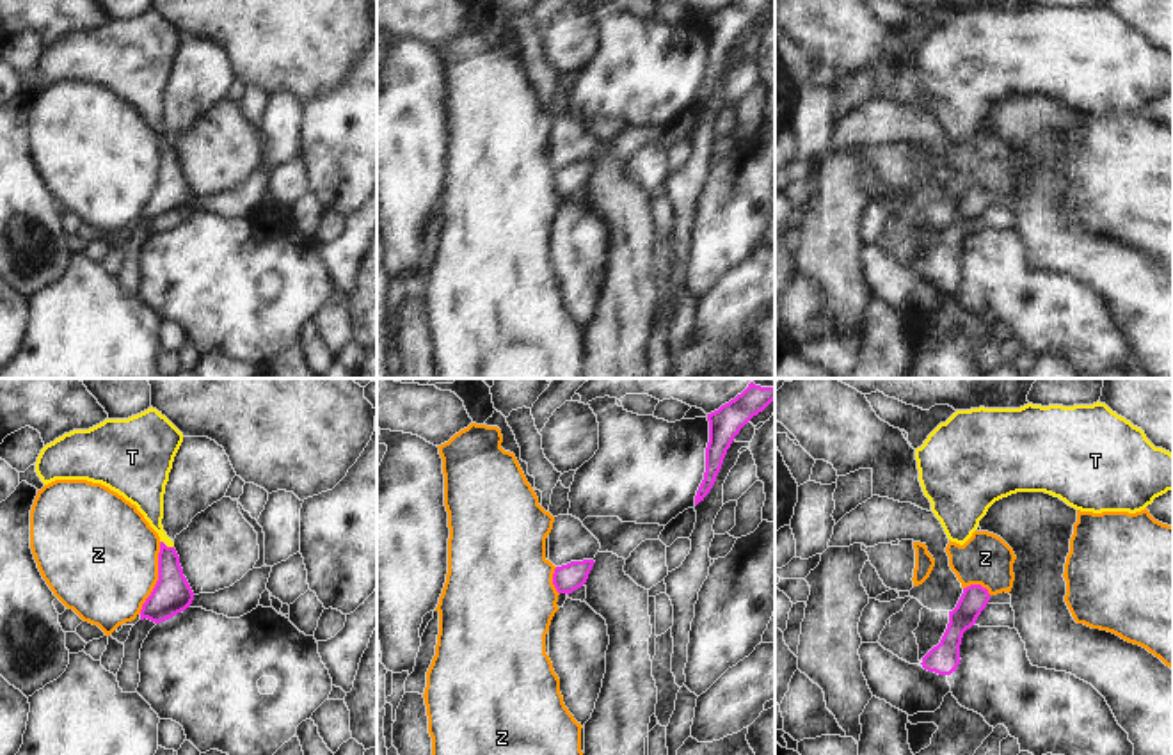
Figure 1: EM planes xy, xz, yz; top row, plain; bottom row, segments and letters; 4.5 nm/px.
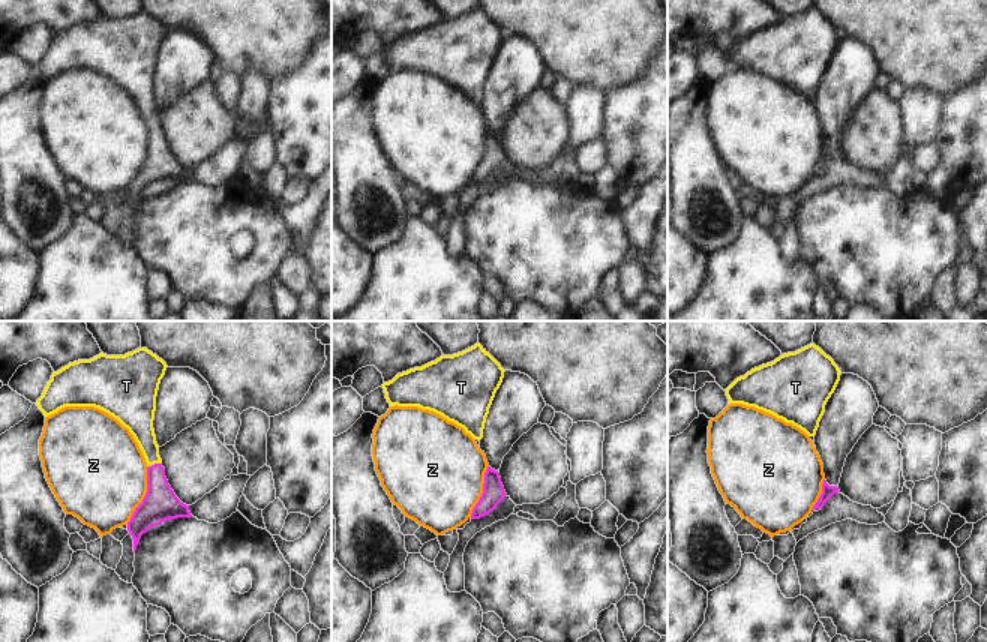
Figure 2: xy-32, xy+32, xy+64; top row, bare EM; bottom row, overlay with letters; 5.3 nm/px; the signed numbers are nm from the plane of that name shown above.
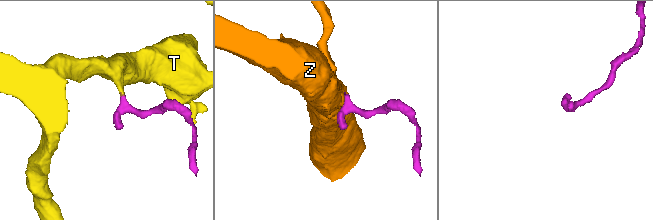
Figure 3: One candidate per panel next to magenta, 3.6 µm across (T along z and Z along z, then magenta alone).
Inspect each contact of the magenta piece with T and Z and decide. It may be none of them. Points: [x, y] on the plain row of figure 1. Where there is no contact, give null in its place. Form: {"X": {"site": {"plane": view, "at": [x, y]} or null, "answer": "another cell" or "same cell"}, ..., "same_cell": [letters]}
{"T": {"site": {"plane": "xy", "at": [166, 148]}, "answer": "same cell"}, "Z": {"site": {"plane": "xy", "at": [159, 180]}, "answer": "another cell"}, "same_cell": ["T"]}

